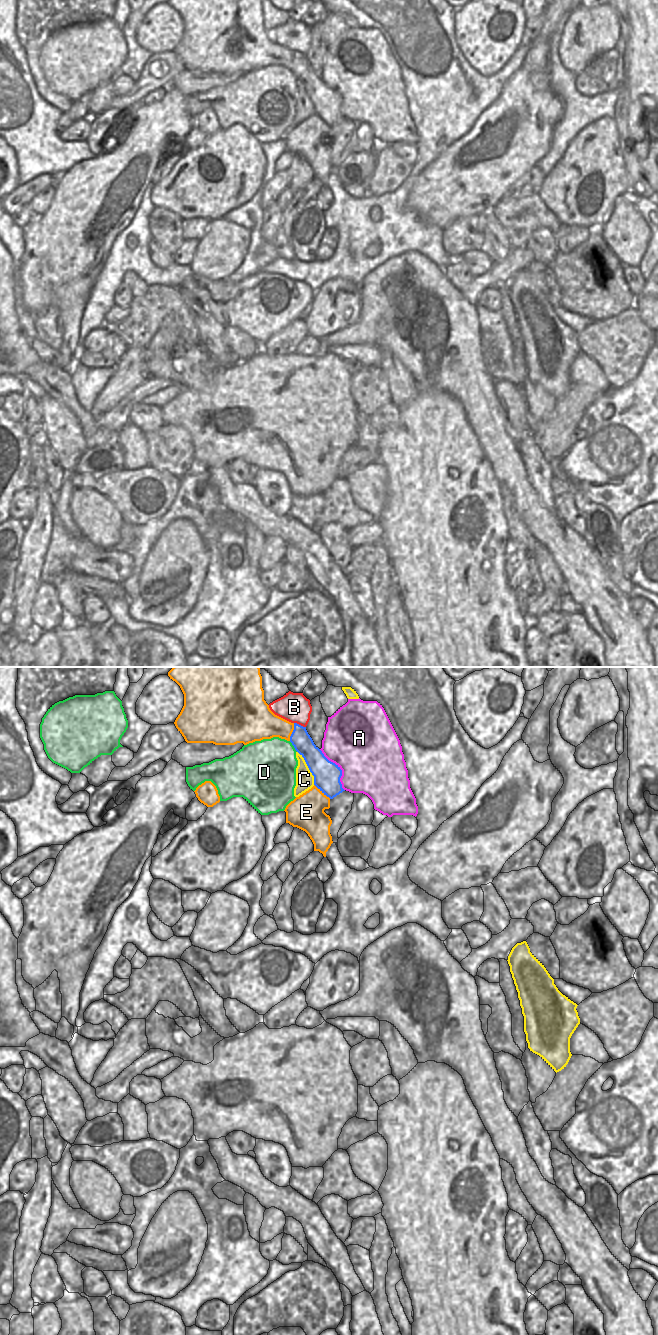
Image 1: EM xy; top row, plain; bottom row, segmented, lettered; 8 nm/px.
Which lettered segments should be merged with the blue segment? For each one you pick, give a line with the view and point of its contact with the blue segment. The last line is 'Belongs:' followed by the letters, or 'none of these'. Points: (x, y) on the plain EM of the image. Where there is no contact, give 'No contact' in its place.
Belongs: none of these

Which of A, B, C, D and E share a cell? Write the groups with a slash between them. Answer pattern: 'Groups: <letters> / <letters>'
Groups: A / B / C / D / E

